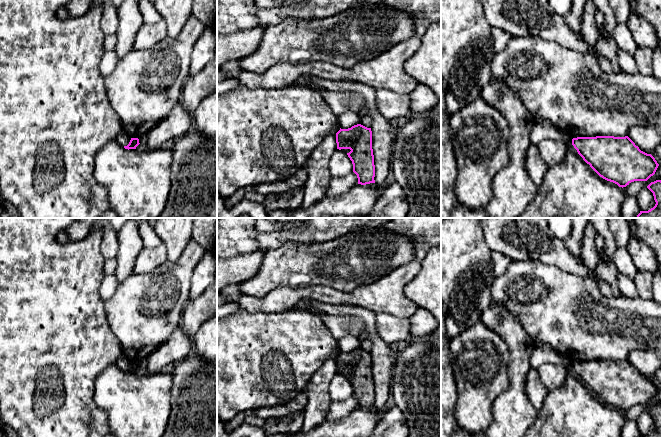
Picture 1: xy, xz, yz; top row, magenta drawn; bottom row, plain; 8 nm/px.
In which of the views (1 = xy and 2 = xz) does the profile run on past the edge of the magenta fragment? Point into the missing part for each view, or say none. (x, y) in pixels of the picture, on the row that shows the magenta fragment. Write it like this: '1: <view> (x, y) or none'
1: none
2: none

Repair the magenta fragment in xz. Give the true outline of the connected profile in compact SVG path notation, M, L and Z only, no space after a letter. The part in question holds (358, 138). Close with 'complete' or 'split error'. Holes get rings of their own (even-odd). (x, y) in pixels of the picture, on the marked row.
M361 124L336 133L337 149L350 149L347 153L353 164L353 172L357 175L358 184L375 183L375 165L372 149L372 131Z; complete

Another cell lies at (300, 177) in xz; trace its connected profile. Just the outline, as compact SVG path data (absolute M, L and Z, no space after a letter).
M306 167L298 170L292 177L289 177L283 181L277 181L274 183L263 183L255 186L255 192L268 195L270 193L280 194L288 192L291 189L303 187L308 179L308 171Z

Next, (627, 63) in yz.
M618 48L617 59L621 70L630 74L637 72L636 61L633 55L629 55L625 51Z

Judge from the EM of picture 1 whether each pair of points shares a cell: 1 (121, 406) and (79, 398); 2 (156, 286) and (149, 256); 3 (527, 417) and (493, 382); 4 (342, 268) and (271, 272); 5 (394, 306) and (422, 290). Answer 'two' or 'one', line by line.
1: two
2: two
3: two
4: one
5: two

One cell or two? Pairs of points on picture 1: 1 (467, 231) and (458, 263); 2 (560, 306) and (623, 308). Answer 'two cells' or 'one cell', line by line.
1: one cell
2: one cell

